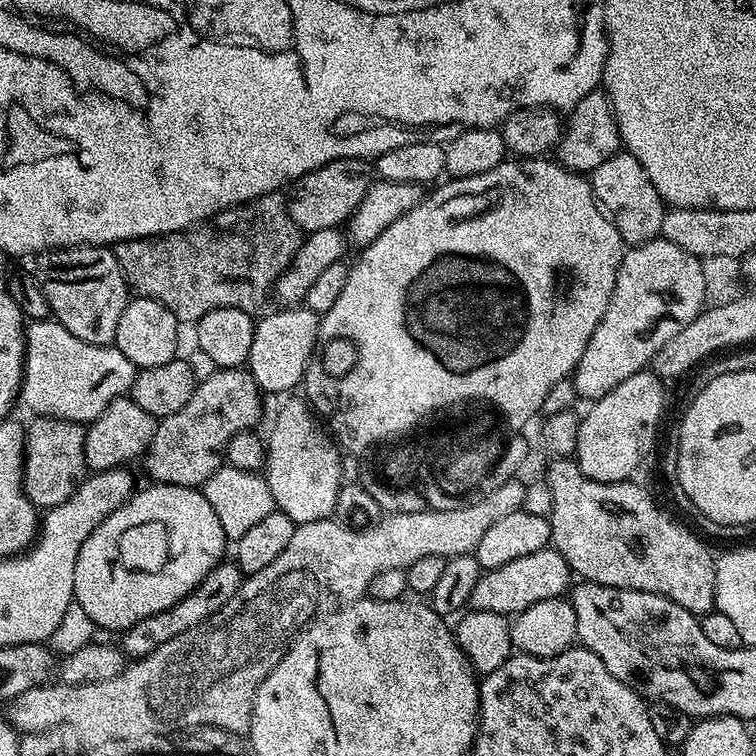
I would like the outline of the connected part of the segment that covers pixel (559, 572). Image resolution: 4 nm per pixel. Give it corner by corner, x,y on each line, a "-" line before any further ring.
549,546
534,550
534,554
526,554
526,558
514,558
514,562
506,562
506,566
487,569
478,578
478,586
474,586
470,604
475,610
490,610
511,618
526,610
526,606
534,606
534,602
546,602
546,598
555,596
563,597
573,580
574,573
568,567
566,558

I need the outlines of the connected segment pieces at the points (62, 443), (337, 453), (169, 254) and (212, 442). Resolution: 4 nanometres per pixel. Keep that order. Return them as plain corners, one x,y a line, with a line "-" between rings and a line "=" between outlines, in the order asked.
35,417
24,437
24,492
37,510
47,510
66,502
84,481
88,463
84,457
86,428
69,420
=
287,397
280,408
271,434
268,434
268,458
265,465
265,480
270,486
270,494
274,494
277,509
285,512
297,526
306,522
318,522
329,519
336,511
338,490
343,483
342,452
331,433
324,427
323,421
316,415
311,403
304,397
=
271,192
256,200
248,200
237,208
227,208
215,216
182,232
168,232
165,236
143,236
137,240
123,240
114,246
118,266
124,280
136,296
162,302
181,322
195,322
202,314
219,308
237,308
255,313
270,296
280,275
300,249
302,233
290,218
287,199
280,192
=
221,368
199,381
190,402
169,416
159,417
154,438
142,457
149,481
177,484
183,488
203,486
210,474
225,463
224,447
234,434
257,427
260,420
260,387
244,368

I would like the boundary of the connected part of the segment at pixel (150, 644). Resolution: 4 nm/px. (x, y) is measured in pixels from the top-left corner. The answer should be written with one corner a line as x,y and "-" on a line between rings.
235,562
217,564
216,569
193,592
186,594
186,598
182,598
174,606
170,606
170,610
150,614
150,618
142,618
133,628
127,629
119,637
119,647
128,658
150,655
162,642
170,642
170,638
178,638
178,634
198,626
198,622
202,622
206,618
210,618
210,614
218,614
218,610
222,610
222,606
226,606
226,602
230,602
230,598
234,598
234,594
245,579
245,573
241,572

